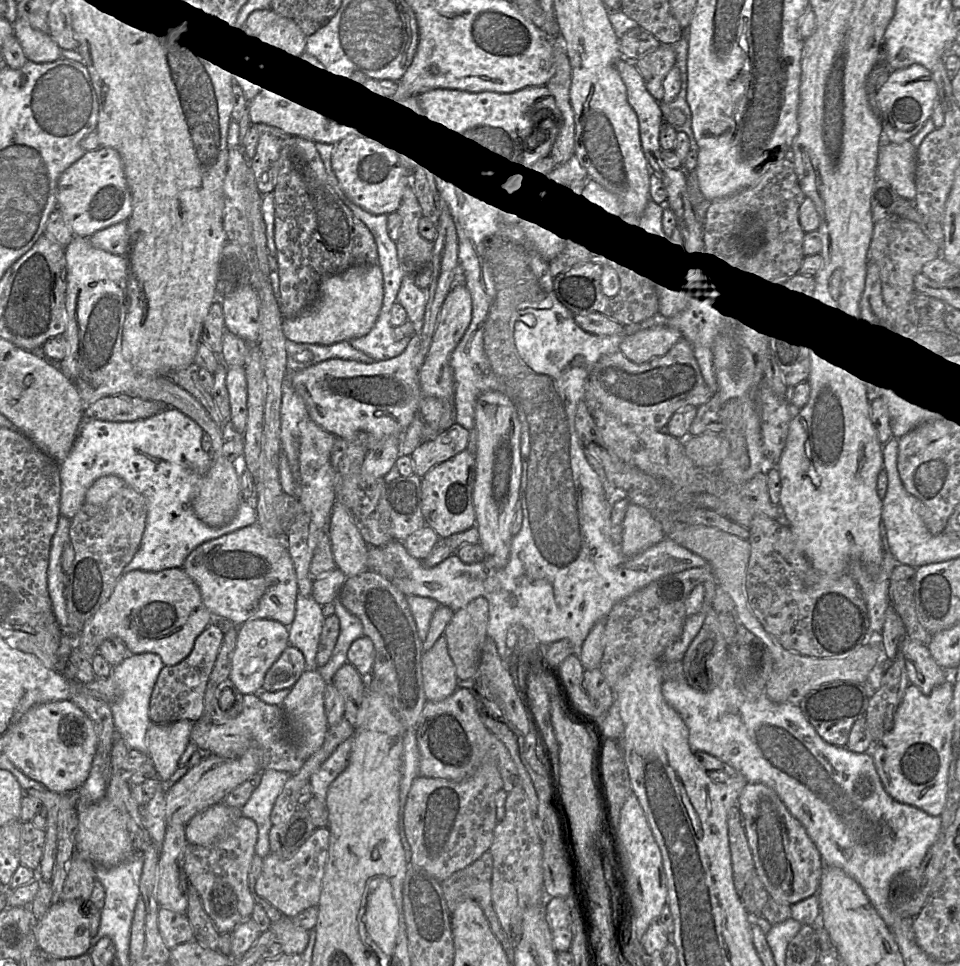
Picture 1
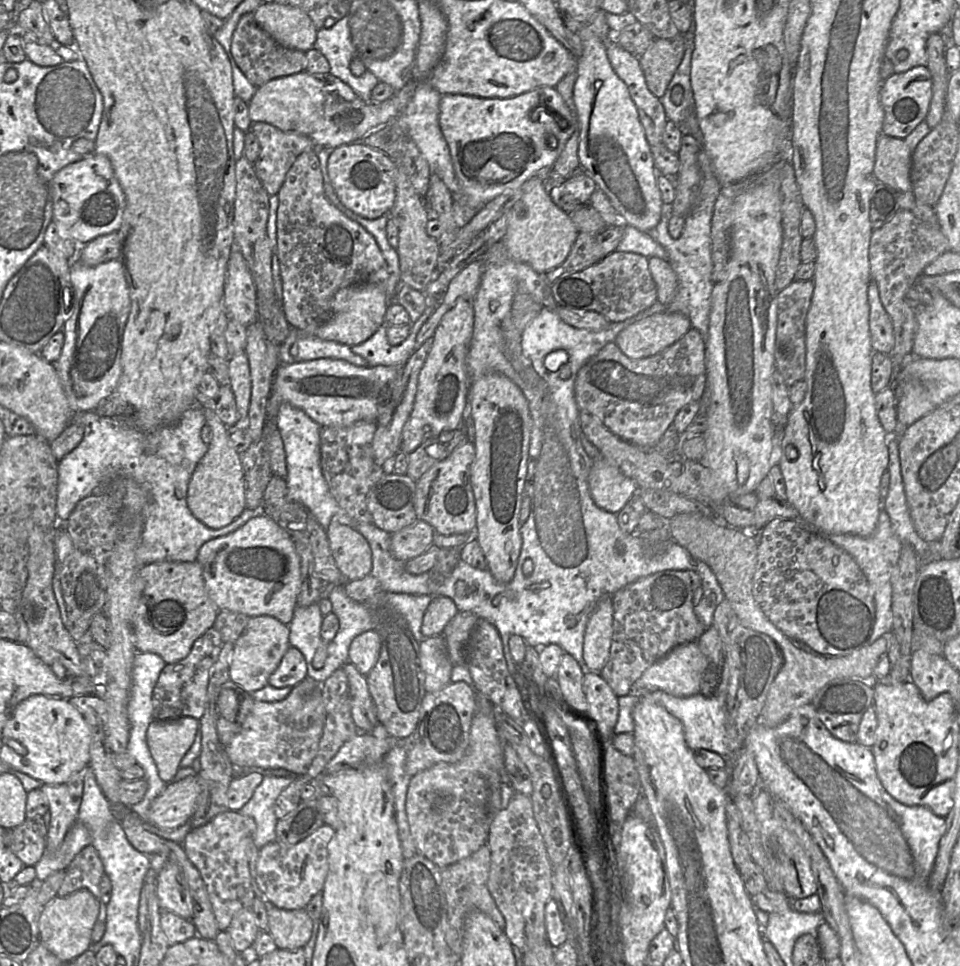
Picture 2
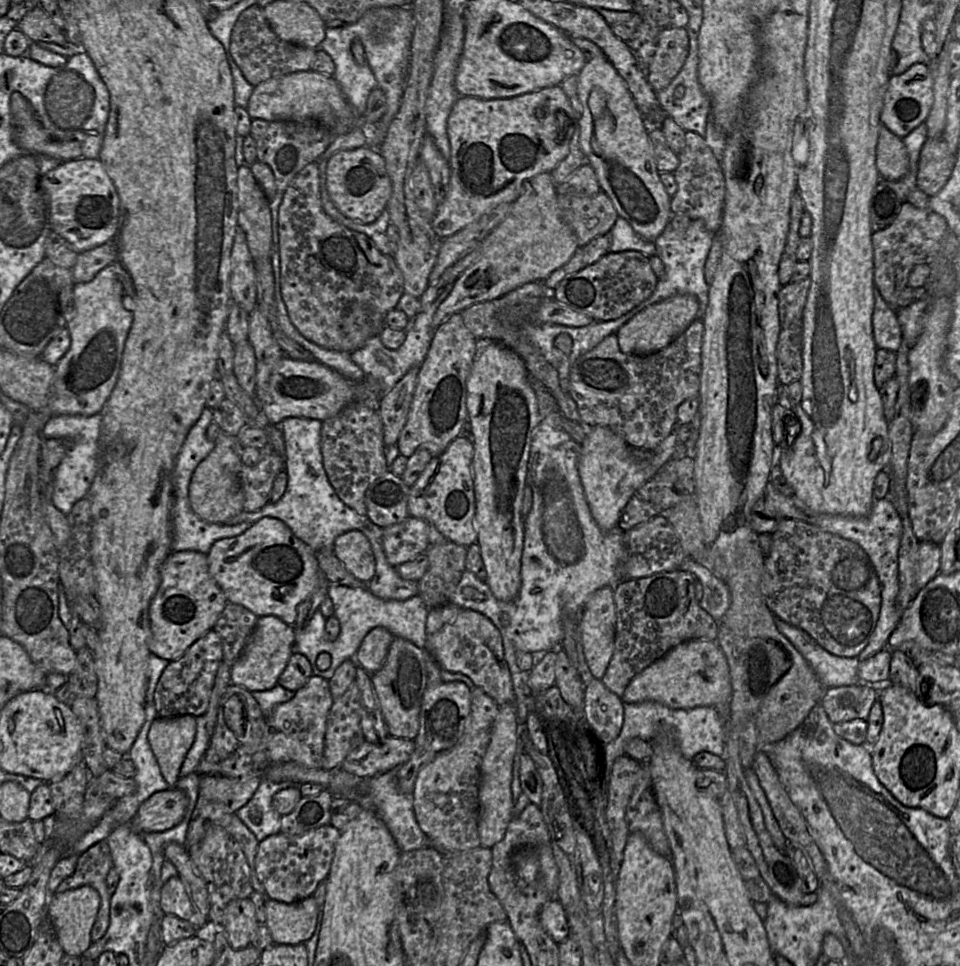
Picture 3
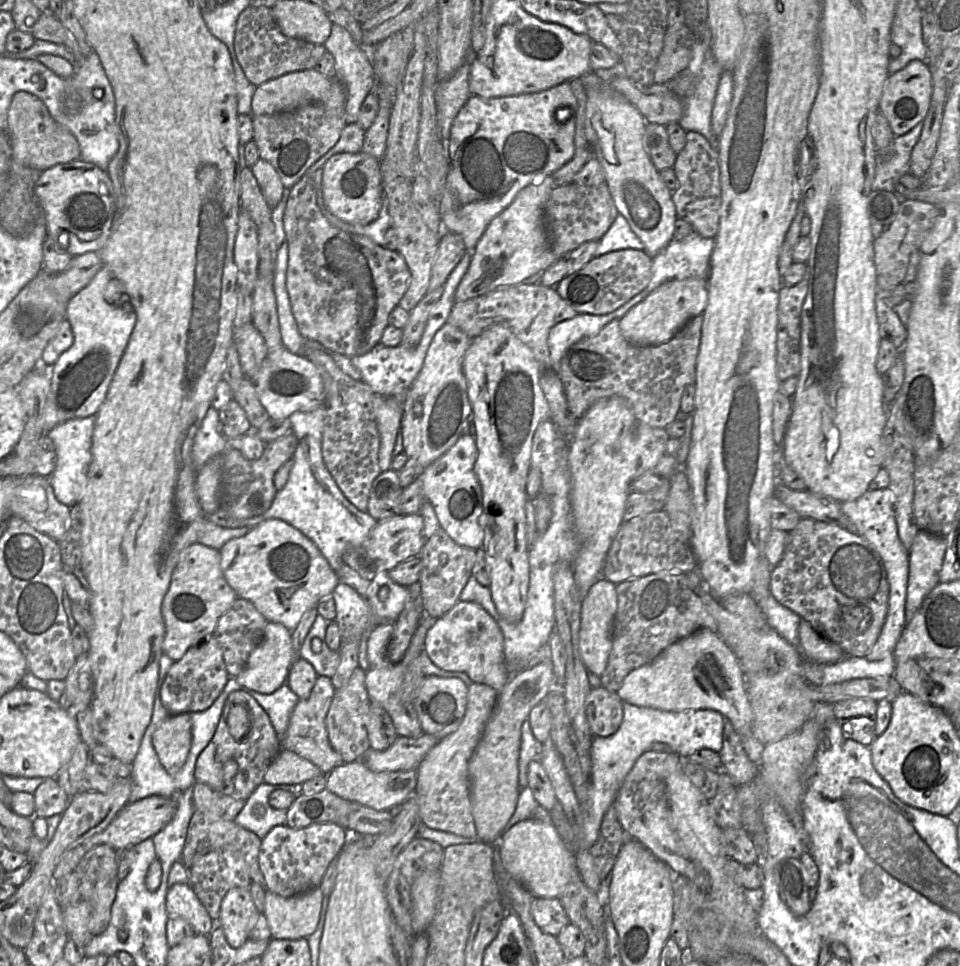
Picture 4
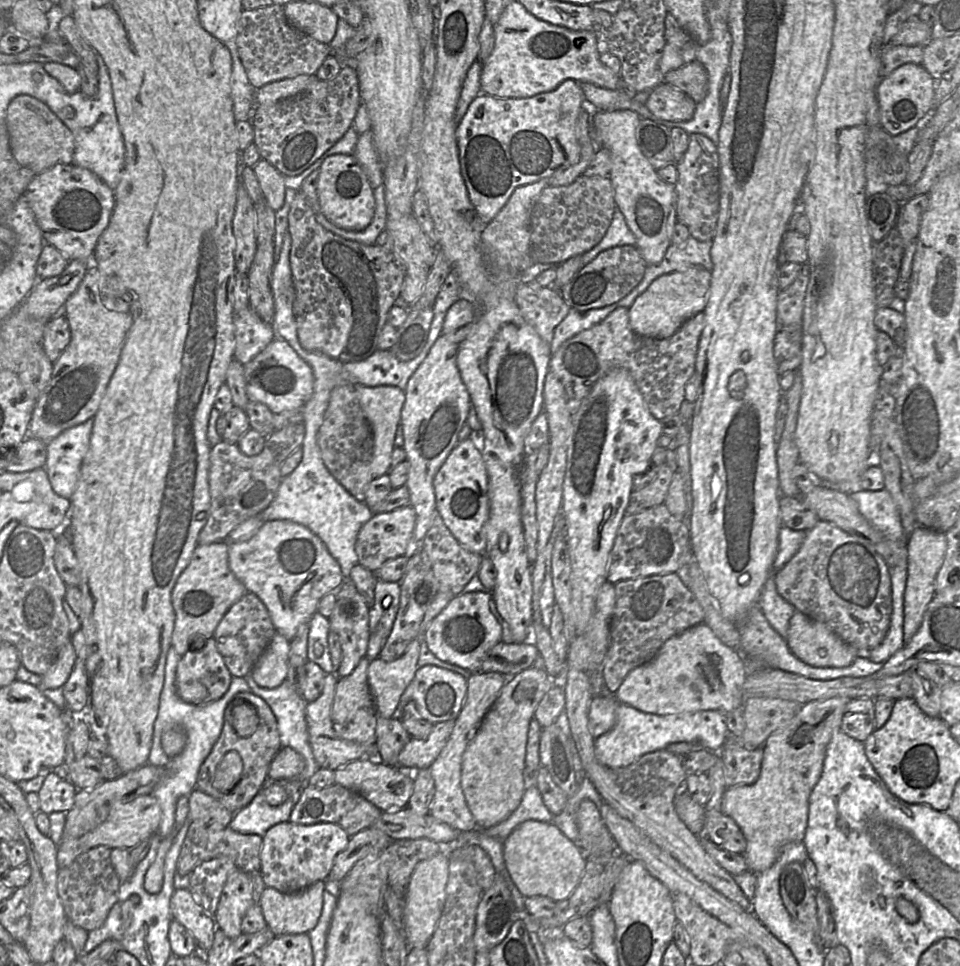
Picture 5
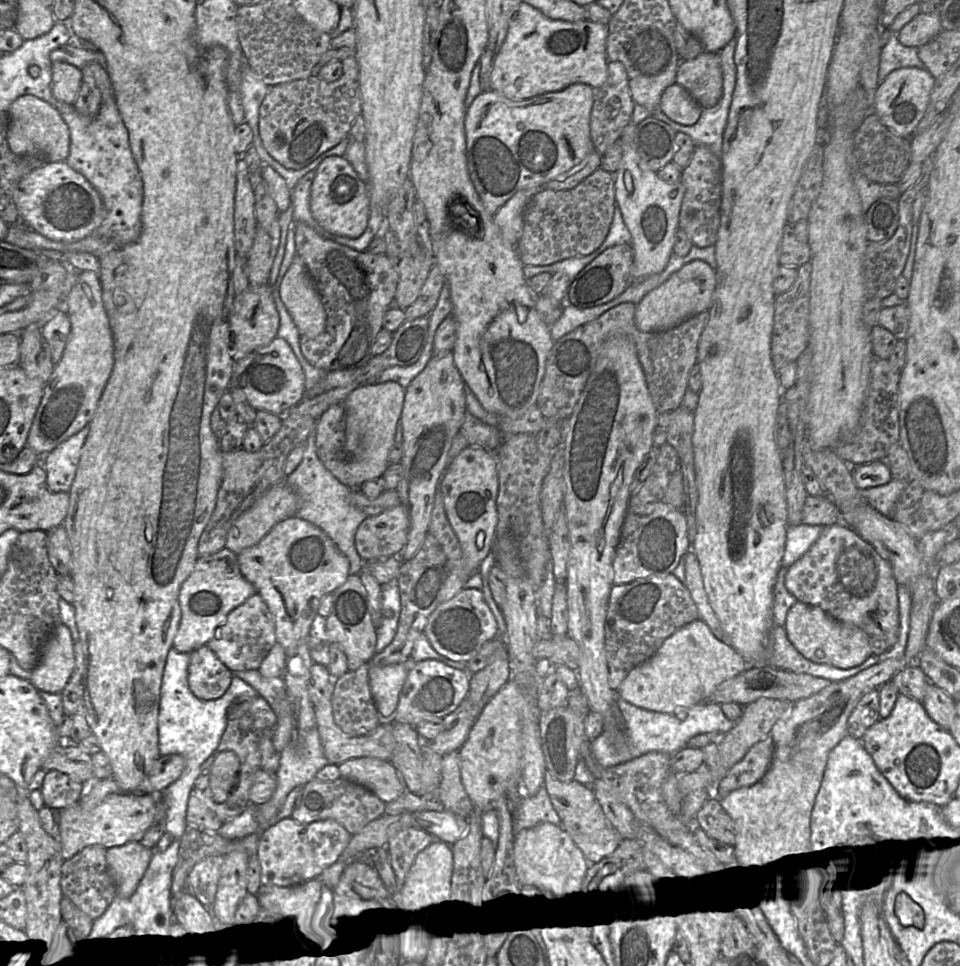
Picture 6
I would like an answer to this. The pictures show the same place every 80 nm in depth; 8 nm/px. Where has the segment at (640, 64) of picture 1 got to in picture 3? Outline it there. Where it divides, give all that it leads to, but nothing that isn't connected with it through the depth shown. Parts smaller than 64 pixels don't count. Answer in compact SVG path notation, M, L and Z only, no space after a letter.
M669 27L660 31L657 47L647 68L647 80L653 90L666 88L681 70L689 51L686 28Z

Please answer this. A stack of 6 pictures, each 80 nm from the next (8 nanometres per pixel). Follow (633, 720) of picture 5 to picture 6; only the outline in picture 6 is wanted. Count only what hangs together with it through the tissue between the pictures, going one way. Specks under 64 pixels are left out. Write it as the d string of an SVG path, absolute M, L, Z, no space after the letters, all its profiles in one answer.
M619 696L617 697L617 702L625 722L626 744L619 745L618 743L614 743L612 739L612 731L608 732L606 730L604 730L597 739L591 742L591 750L594 758L604 767L613 767L650 752L662 752L673 755L675 752L685 747L691 738L700 734L712 732L720 732L725 734L731 730L737 722L727 719L722 711L721 705L713 702L701 702L690 707L678 708L672 713L662 713L642 709L623 700Z

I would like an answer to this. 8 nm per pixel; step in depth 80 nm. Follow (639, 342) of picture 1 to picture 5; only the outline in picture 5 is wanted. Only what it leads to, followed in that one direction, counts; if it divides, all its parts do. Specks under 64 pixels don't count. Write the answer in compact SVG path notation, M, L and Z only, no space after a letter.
M701 265L660 276L629 308L631 328L636 334L649 338L665 339L672 336L686 320L704 311L710 283L711 272Z

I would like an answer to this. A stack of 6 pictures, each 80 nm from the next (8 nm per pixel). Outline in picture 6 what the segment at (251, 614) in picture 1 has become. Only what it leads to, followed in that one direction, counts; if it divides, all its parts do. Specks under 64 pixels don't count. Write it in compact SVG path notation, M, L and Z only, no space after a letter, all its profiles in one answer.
M297 516L290 517L278 522L257 544L243 549L237 556L242 574L255 586L257 593L261 595L268 605L268 608L271 611L275 621L277 642L279 642L286 651L288 649L294 649L302 643L308 644L311 625L315 616L317 615L321 598L326 594L332 594L337 588L345 583L348 576L350 575L350 564L348 558L337 548L331 538L316 525Z

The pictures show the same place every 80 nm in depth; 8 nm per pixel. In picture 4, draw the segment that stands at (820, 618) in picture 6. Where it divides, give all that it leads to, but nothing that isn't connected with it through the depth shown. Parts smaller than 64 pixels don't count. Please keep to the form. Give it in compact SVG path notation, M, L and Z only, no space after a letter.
M804 619L800 621L798 635L798 648L806 660L818 664L833 664L847 657L838 644L823 637Z

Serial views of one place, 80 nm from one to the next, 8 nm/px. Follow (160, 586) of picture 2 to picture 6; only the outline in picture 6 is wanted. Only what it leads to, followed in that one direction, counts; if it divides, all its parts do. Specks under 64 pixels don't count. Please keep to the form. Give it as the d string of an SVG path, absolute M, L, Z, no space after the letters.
M224 547L216 553L197 558L193 571L183 582L179 592L181 621L173 641L173 646L178 651L191 653L209 644L228 614L257 593L255 586L242 574L237 555Z

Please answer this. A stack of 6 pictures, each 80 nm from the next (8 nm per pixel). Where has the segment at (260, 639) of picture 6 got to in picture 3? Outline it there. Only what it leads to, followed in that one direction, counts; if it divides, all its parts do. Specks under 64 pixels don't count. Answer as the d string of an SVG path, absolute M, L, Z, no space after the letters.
M228 603L213 629L223 645L223 661L230 666L238 659L259 617L241 604Z

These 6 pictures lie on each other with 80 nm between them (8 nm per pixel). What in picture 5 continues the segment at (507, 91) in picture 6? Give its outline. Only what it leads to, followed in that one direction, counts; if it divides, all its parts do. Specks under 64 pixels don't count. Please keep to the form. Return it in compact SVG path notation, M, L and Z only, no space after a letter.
M519 1L512 2L505 8L498 22L494 25L494 49L491 55L487 58L487 60L482 63L480 76L481 93L485 93L497 98L526 98L539 93L552 91L567 79L572 79L577 82L588 82L612 90L627 90L621 75L613 73L609 68L607 68L604 64L601 63L599 59L599 54L602 49L603 47L600 44L600 38L593 32L574 31L563 26L557 26L547 23L529 13Z

